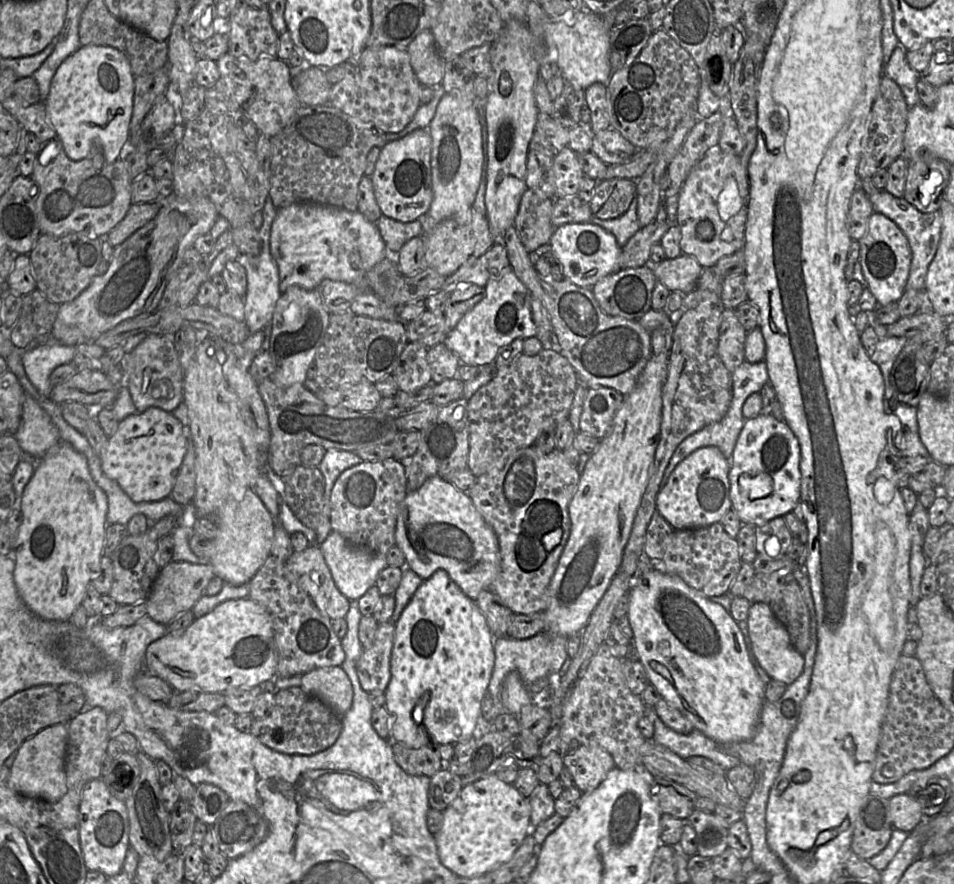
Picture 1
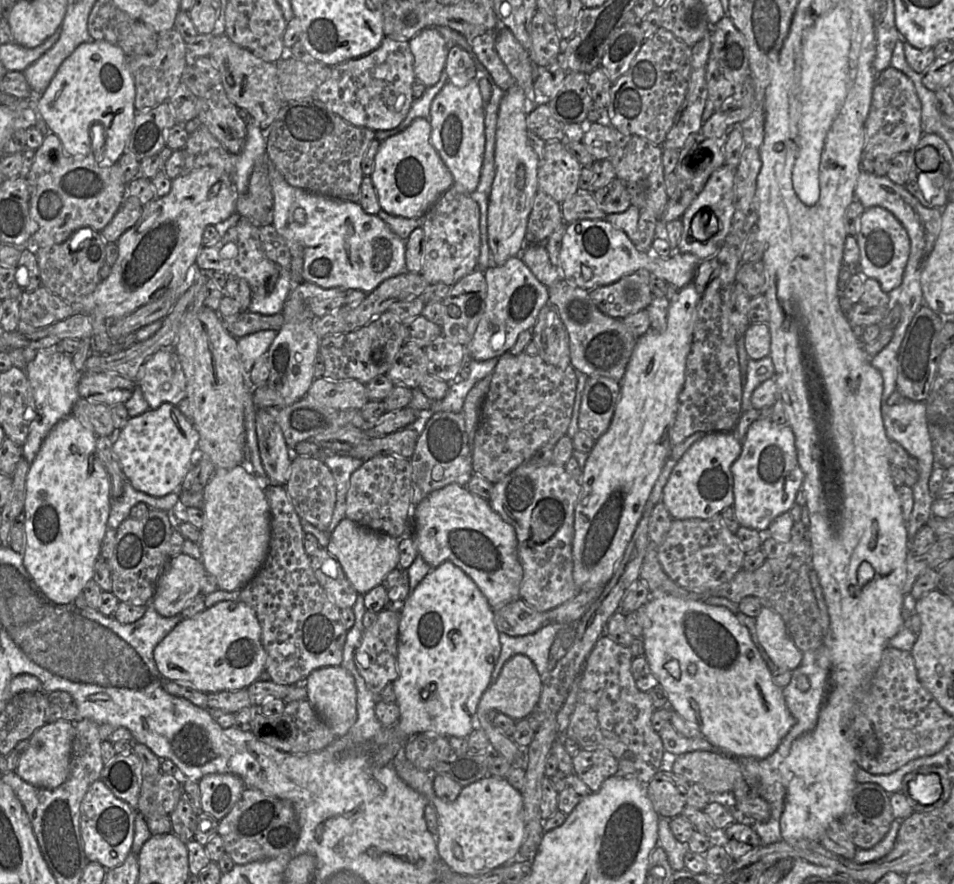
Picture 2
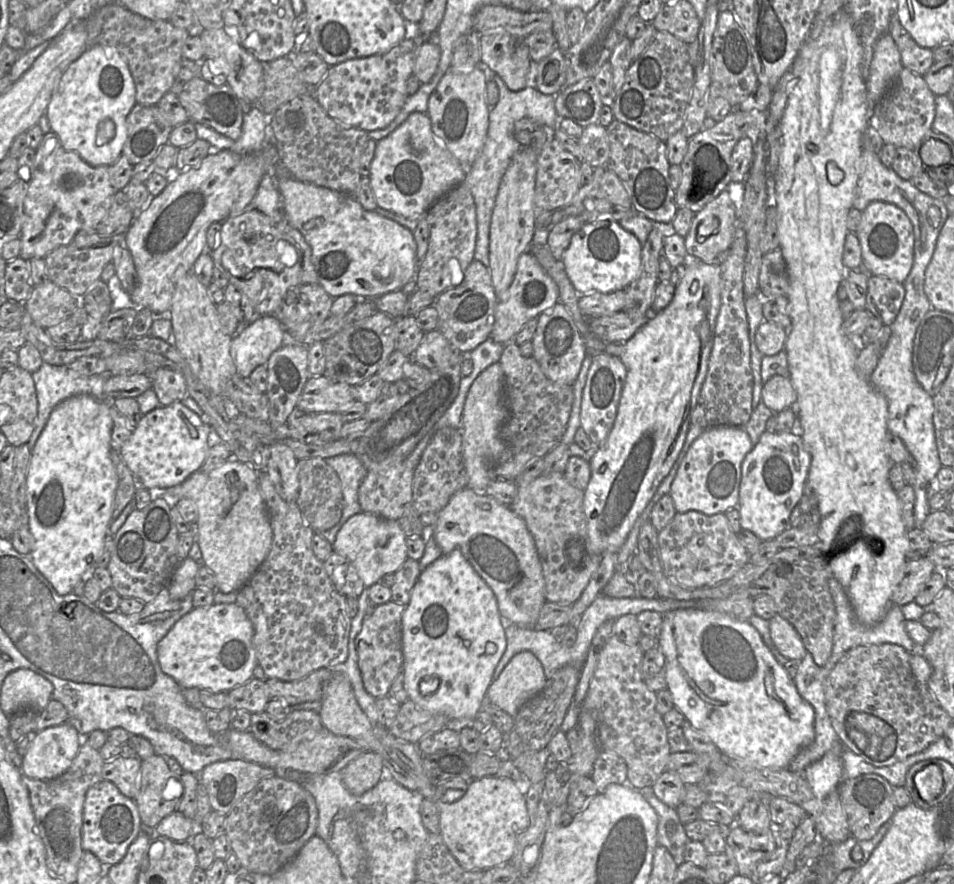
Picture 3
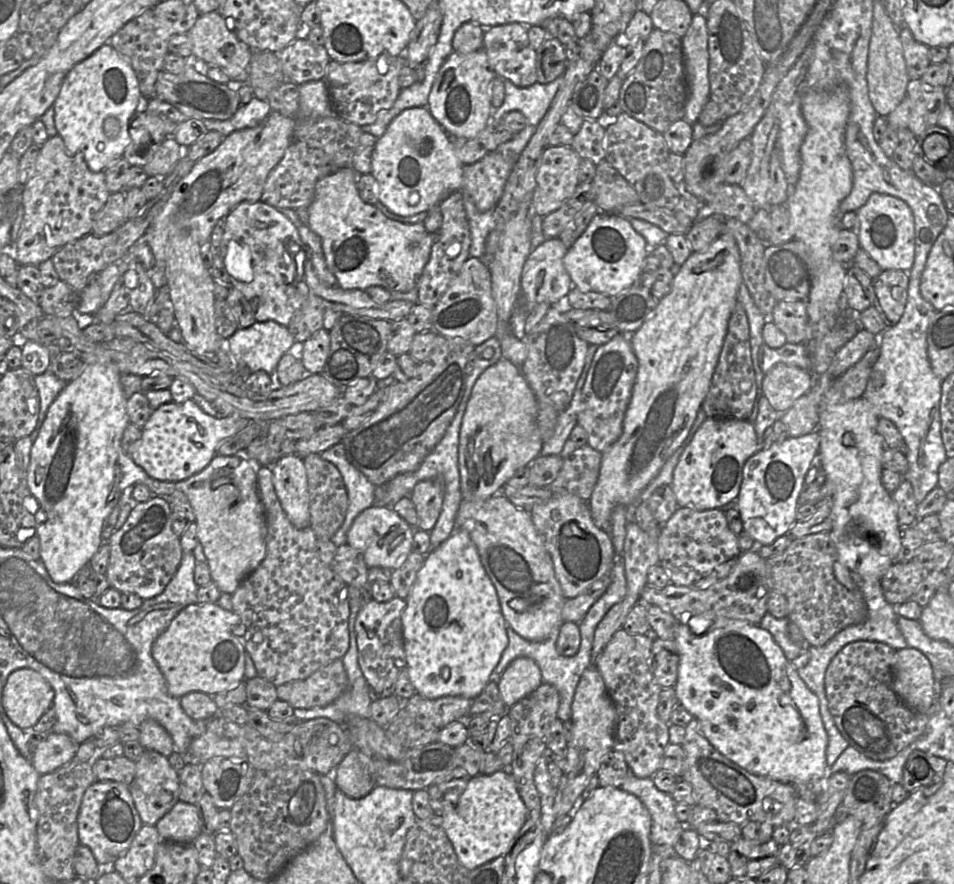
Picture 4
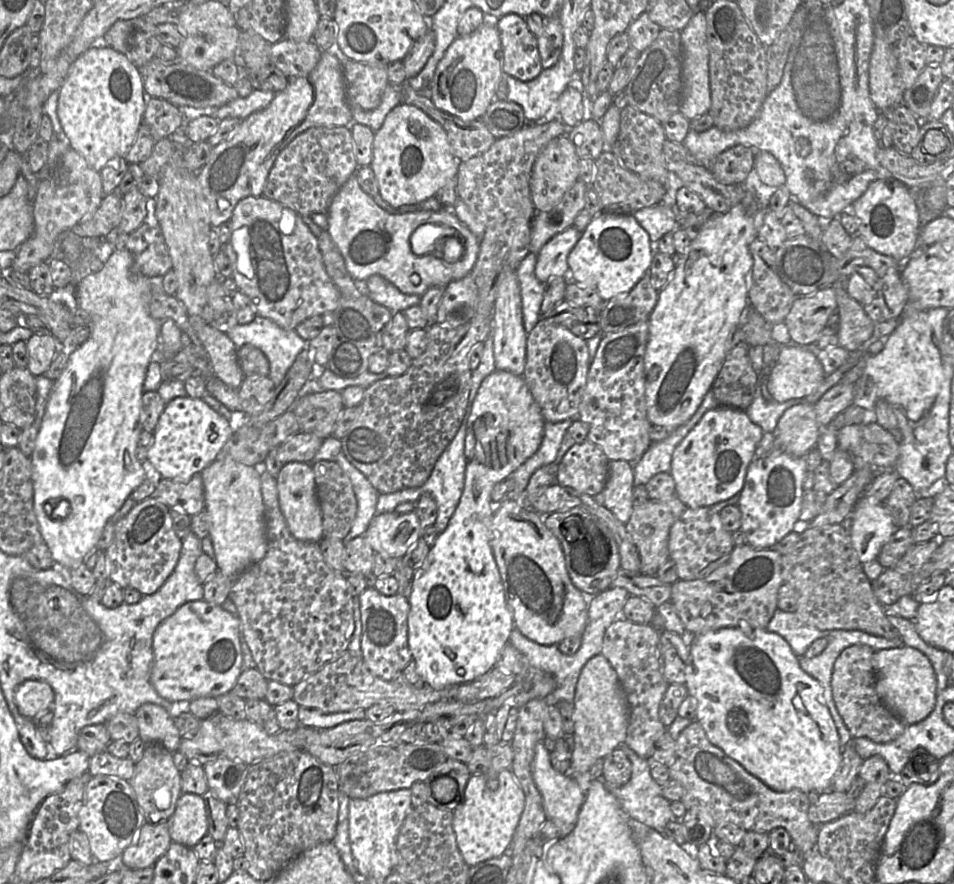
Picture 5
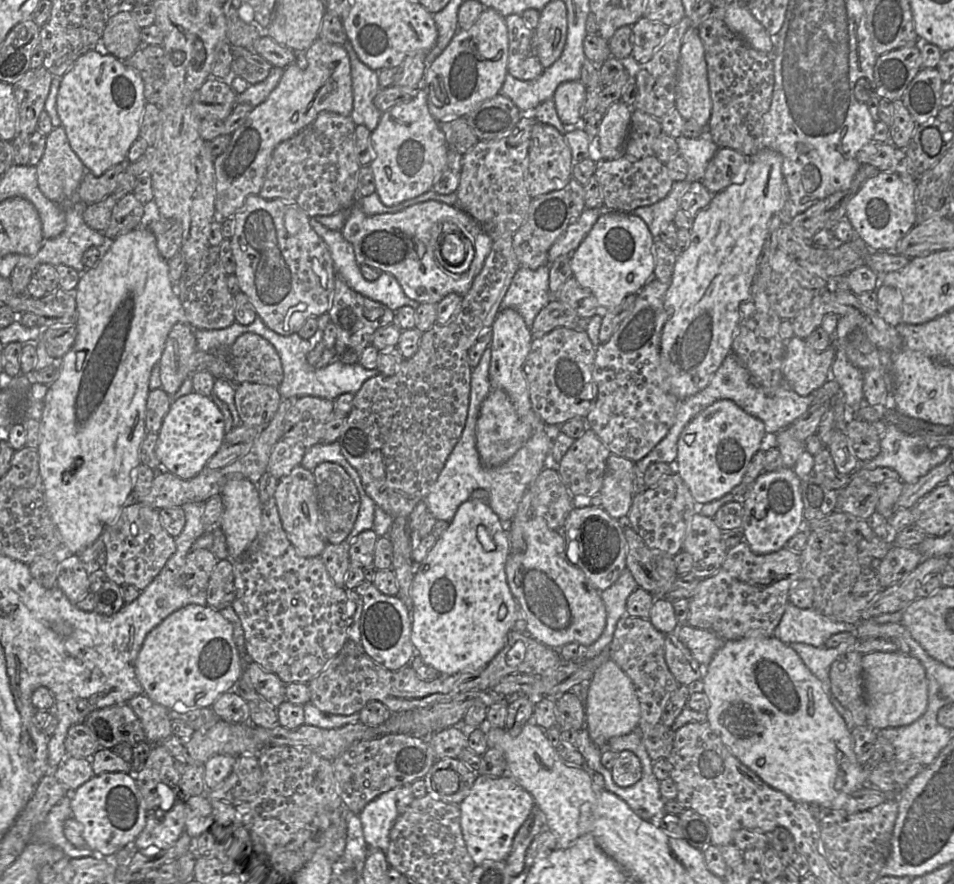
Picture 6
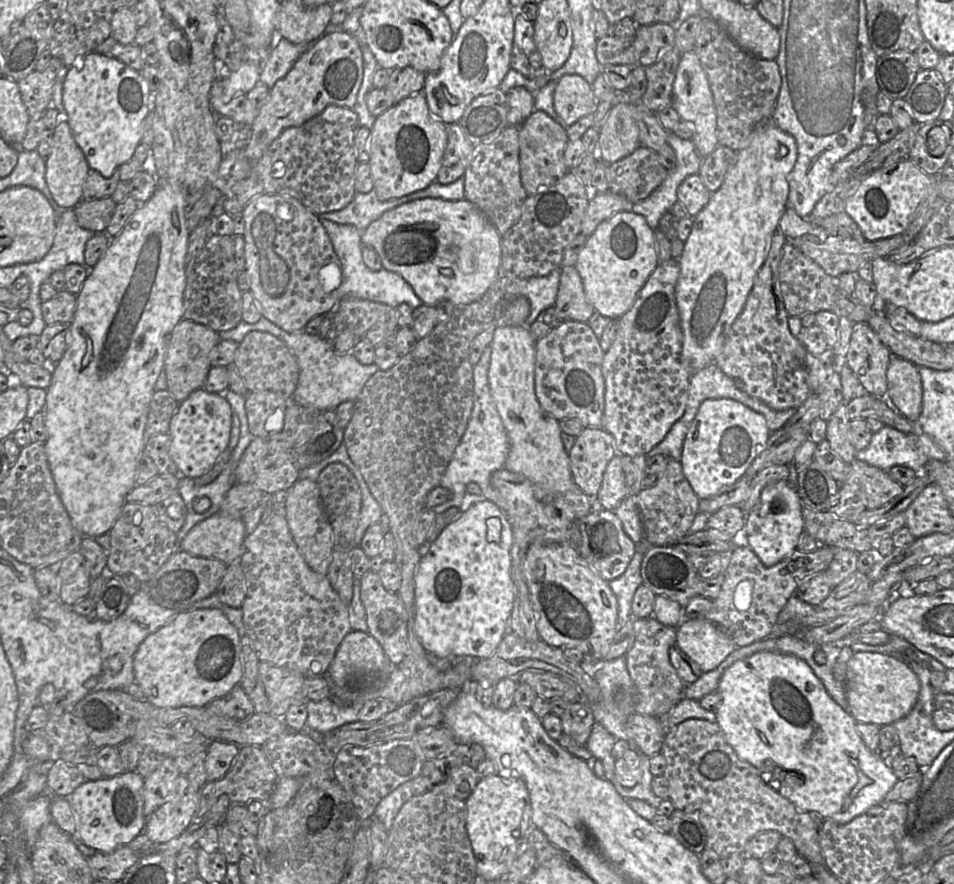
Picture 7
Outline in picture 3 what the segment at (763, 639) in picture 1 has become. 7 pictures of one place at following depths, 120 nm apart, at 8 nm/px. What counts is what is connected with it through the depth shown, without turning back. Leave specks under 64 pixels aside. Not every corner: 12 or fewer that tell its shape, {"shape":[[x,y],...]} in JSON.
{"shape":[[779,613],[768,621],[777,650],[802,660],[807,650],[793,625]]}

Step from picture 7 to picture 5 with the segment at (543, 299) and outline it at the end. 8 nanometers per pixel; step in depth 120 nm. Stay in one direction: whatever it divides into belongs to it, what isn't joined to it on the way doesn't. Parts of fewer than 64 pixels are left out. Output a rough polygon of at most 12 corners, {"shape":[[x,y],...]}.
{"shape":[[530,251],[516,271],[527,334],[541,318],[545,283]]}

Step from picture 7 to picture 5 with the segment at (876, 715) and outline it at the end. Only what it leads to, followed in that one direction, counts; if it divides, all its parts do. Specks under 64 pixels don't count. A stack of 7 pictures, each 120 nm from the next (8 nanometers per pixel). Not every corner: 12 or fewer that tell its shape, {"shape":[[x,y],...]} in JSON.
{"shape":[[919,650],[875,651],[876,691],[906,725],[927,718],[937,678]]}

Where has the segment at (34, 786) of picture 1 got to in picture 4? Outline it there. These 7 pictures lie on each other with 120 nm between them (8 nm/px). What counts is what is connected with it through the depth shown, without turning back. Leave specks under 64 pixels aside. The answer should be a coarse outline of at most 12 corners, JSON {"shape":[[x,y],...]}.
{"shape":[[50,731],[32,750],[40,774],[68,764],[78,744]]}

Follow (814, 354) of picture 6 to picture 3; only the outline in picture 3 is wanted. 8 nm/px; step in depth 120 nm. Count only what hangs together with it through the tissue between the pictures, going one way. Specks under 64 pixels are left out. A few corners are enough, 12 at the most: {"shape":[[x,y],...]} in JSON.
{"shape":[[789,376],[763,384],[761,401],[775,414],[793,407],[797,391]]}

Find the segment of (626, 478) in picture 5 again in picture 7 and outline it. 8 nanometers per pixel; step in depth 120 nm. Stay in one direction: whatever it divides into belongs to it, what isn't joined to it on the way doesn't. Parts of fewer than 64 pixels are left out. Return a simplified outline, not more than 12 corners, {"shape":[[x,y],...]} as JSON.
{"shape":[[621,457],[607,465],[597,497],[614,511],[628,496]]}

